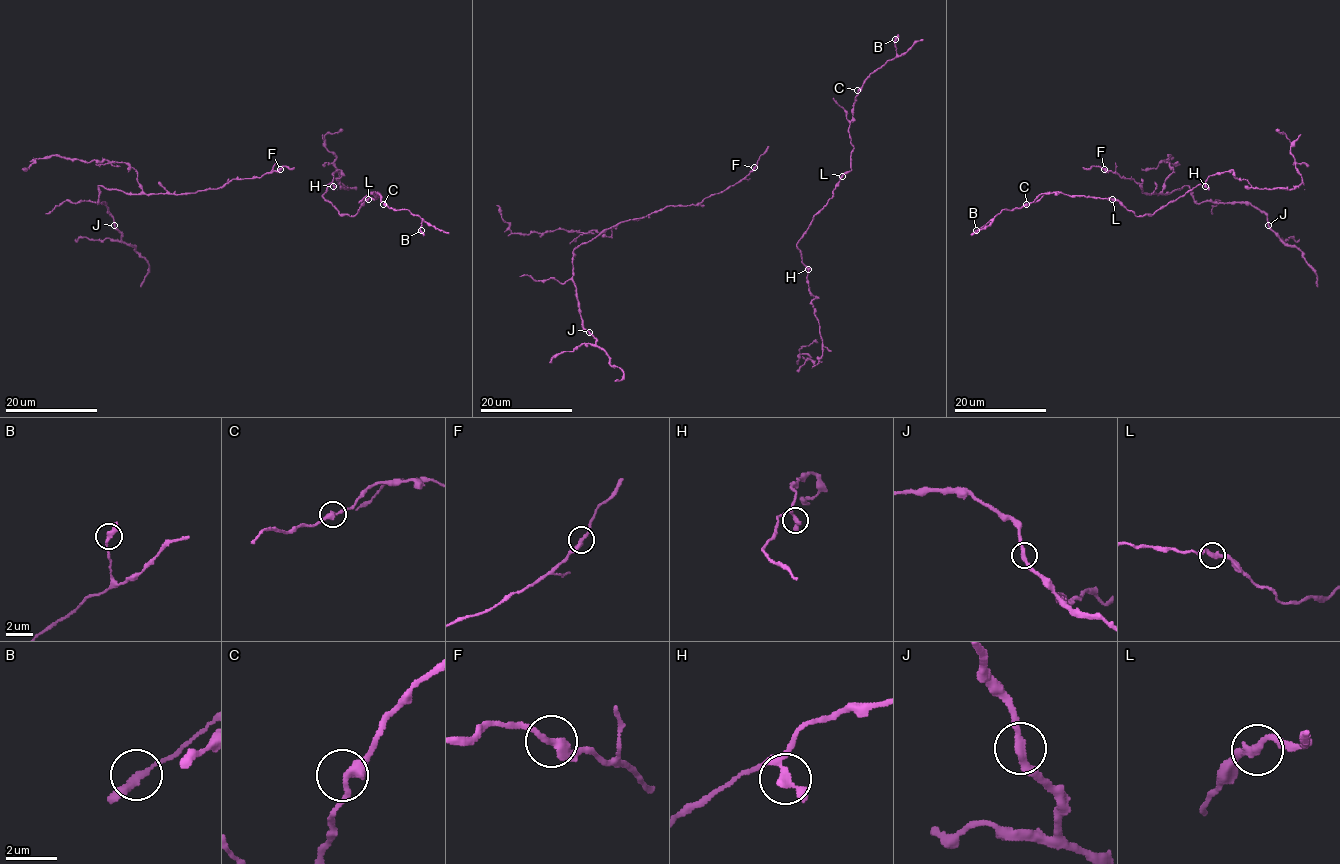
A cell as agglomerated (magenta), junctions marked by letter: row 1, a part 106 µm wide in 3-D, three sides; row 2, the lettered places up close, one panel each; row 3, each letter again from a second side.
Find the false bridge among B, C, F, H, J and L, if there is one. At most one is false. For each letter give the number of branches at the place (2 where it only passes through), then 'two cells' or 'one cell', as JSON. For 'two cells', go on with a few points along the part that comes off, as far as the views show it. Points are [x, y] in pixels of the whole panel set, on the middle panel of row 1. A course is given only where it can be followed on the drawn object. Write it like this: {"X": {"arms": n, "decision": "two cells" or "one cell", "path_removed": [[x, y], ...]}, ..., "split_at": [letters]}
{"B": {"arms": 2, "decision": "one cell"}, "C": {"arms": 2, "decision": "one cell"}, "F": {"arms": 2, "decision": "one cell"}, "H": {"arms": 2, "decision": "one cell"}, "J": {"arms": 2, "decision": "one cell"}, "L": {"arms": 2, "decision": "one cell"}, "split_at": []}

